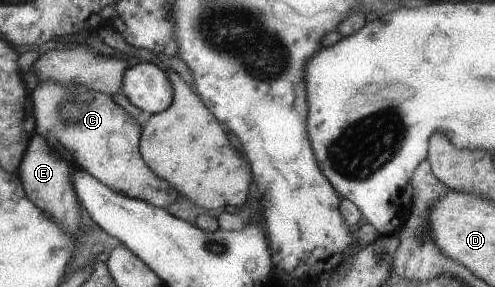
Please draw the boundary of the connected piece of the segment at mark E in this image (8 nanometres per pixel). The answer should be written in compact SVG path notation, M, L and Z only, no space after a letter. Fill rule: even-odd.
M34 134L31 137L16 175L22 177L27 196L32 201L36 201L36 205L40 205L40 209L44 209L44 213L52 213L52 217L56 217L58 227L68 225L68 227L64 227L64 231L68 235L74 235L78 231L81 203L76 199L76 193L74 193L74 187L72 187L72 181L70 181L68 163L40 135Z

